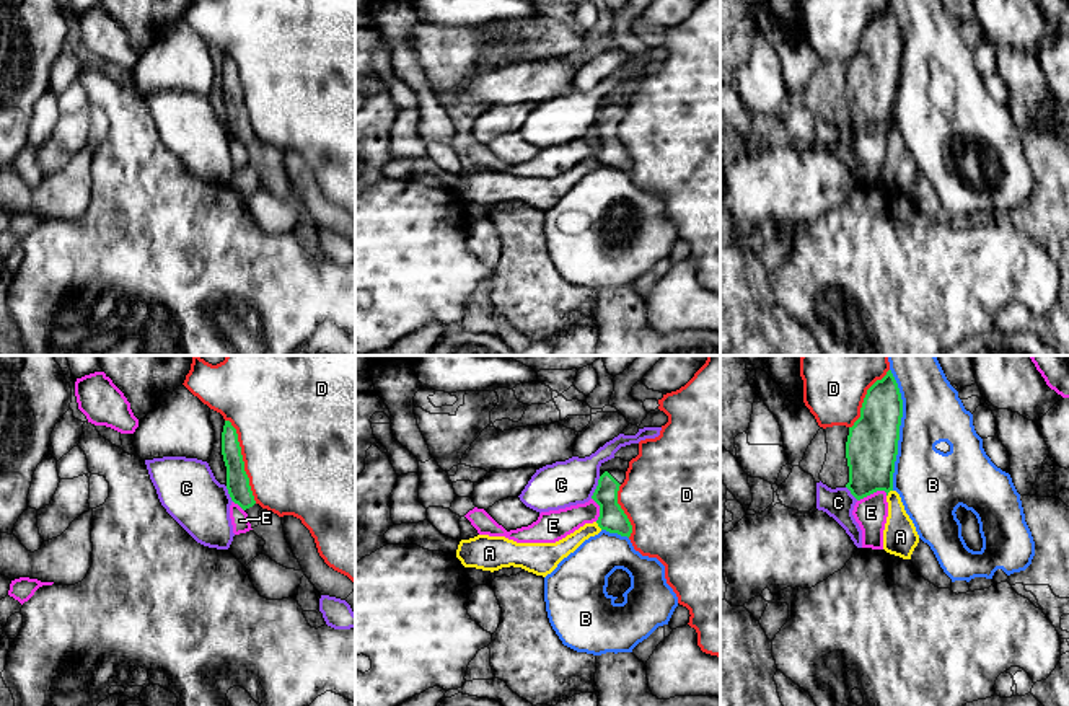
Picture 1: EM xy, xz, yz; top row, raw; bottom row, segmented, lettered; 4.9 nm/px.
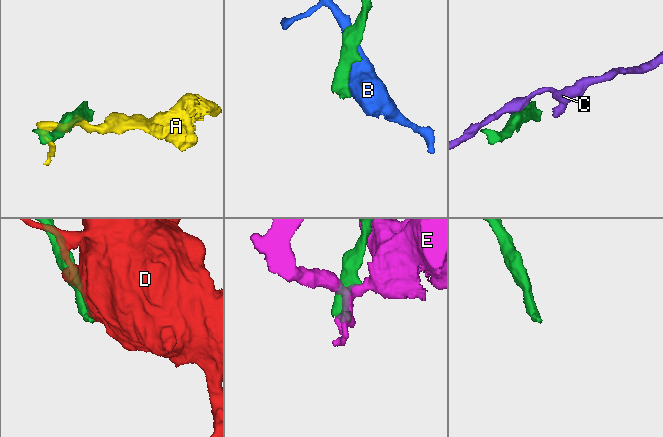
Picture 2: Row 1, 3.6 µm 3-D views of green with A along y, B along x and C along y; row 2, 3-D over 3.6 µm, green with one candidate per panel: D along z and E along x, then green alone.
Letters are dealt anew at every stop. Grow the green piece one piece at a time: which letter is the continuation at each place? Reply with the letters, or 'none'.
none

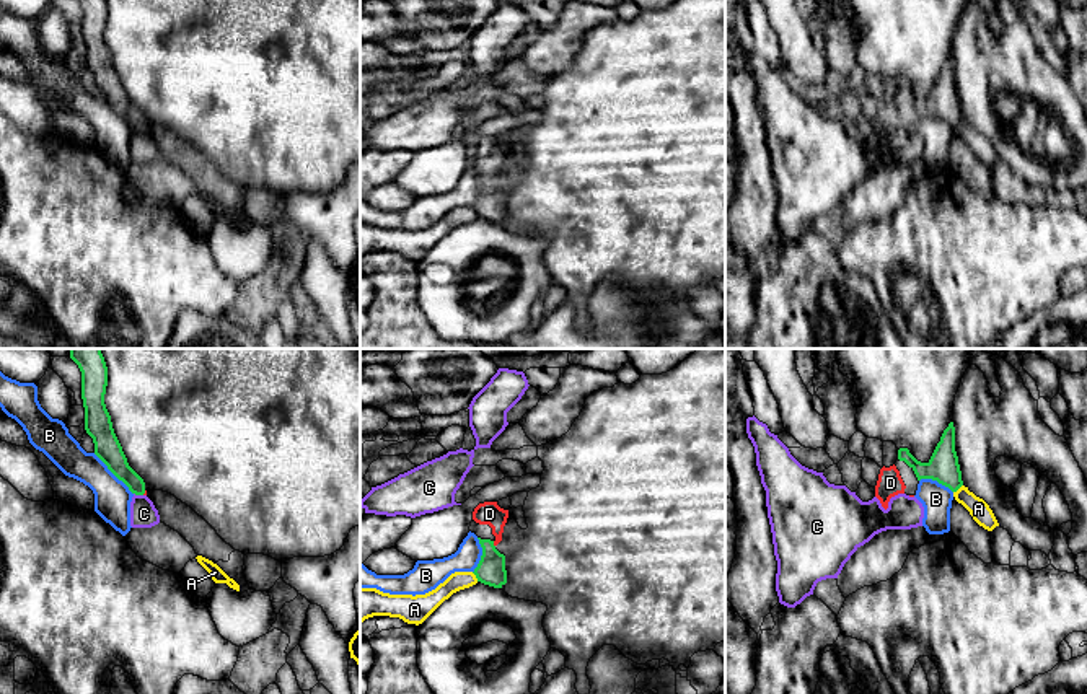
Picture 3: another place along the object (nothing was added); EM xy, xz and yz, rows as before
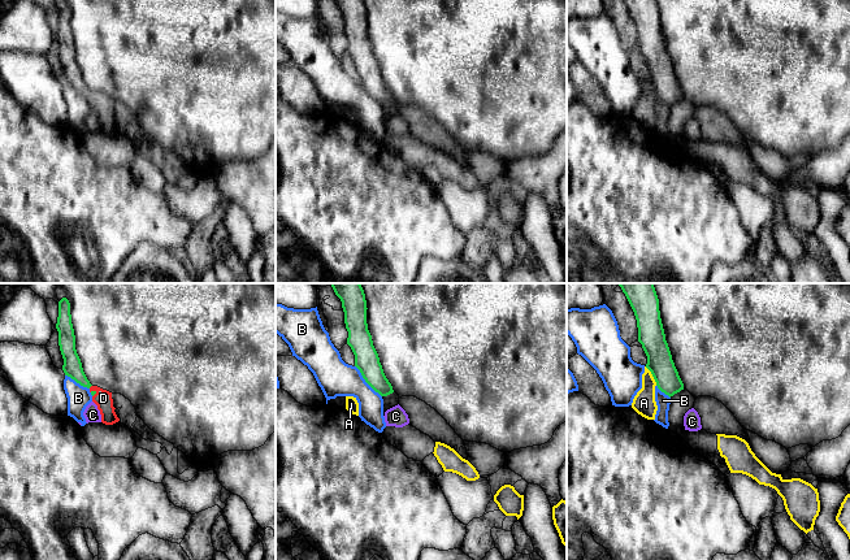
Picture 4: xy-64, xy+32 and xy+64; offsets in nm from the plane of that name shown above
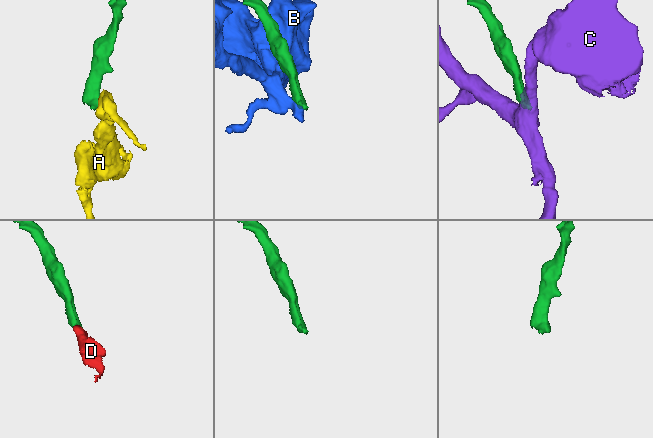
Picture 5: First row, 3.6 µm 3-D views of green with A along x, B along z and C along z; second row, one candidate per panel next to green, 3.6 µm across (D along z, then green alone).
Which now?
D

